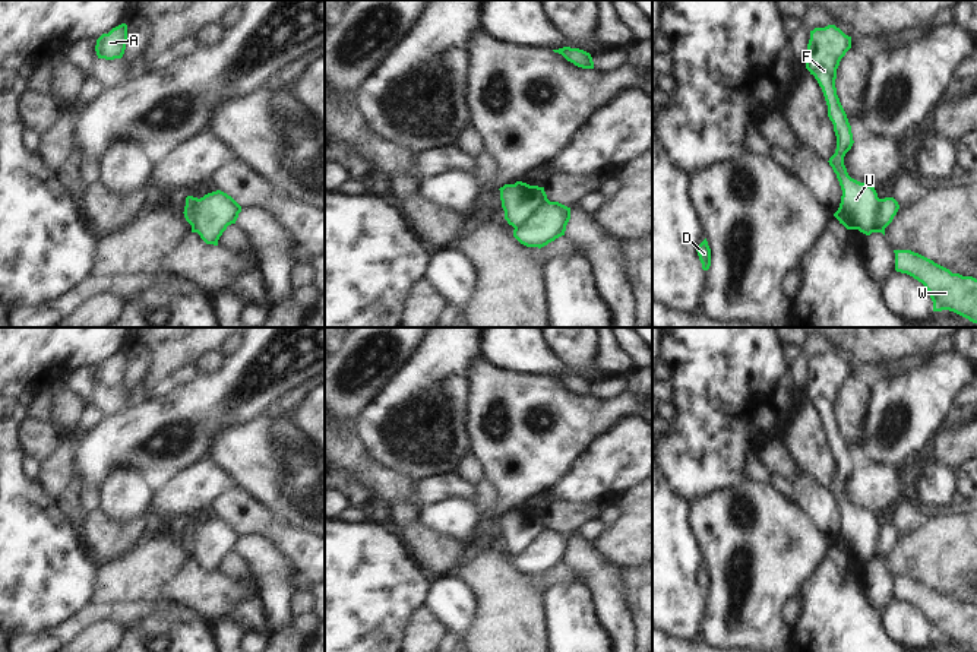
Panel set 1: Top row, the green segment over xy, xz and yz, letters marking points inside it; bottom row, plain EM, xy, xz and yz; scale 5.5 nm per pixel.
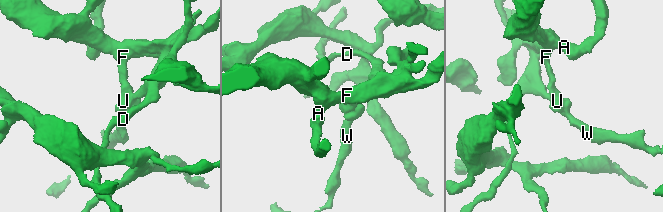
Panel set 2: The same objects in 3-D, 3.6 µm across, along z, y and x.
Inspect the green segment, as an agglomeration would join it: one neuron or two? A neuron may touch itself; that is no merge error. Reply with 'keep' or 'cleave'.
cleave

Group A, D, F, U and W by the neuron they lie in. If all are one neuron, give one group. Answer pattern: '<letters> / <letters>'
A F U / D W

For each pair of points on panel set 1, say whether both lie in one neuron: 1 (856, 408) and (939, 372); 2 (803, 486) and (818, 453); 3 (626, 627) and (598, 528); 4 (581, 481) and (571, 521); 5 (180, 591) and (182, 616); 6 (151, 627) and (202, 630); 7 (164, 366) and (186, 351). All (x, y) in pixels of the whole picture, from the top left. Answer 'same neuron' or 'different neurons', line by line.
1: different neurons
2: different neurons
3: different neurons
4: different neurons
5: different neurons
6: same neuron
7: same neuron

